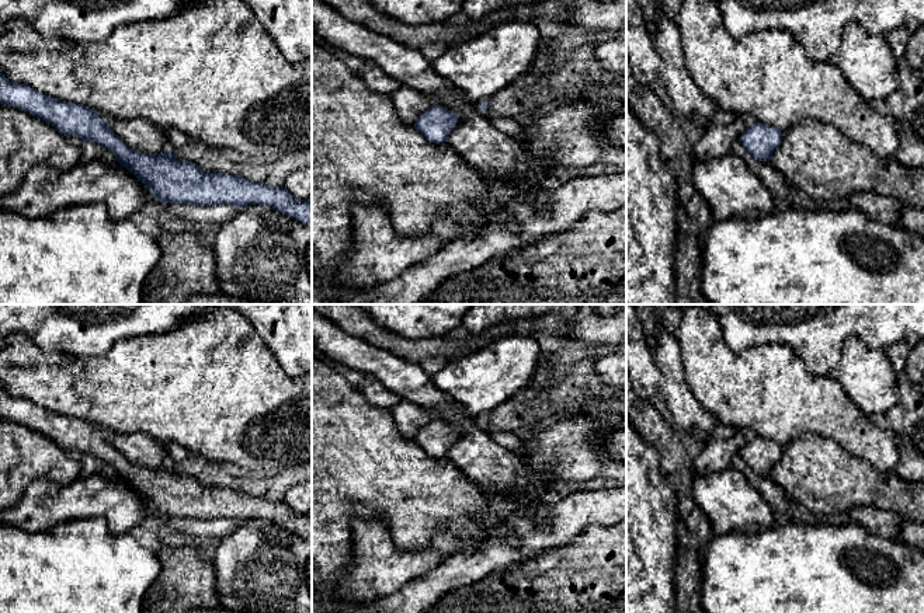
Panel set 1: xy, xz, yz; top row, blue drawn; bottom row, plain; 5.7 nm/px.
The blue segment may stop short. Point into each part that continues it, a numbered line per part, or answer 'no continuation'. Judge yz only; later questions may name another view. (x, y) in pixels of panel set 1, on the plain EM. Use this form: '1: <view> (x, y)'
no continuation

